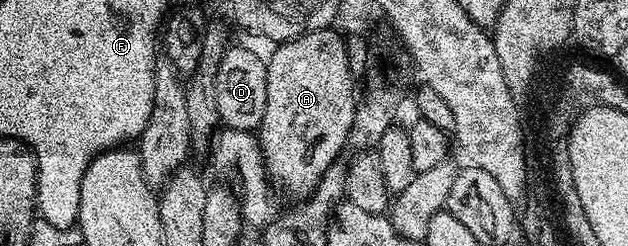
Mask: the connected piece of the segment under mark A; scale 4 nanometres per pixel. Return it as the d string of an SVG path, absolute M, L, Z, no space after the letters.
M334 27L317 29L302 37L294 37L291 41L281 42L275 48L278 50L266 61L266 106L256 136L269 180L275 186L283 185L290 193L313 193L323 171L323 166L318 165L318 153L338 155L348 145L356 104L356 78L348 71L346 37L336 30Z

